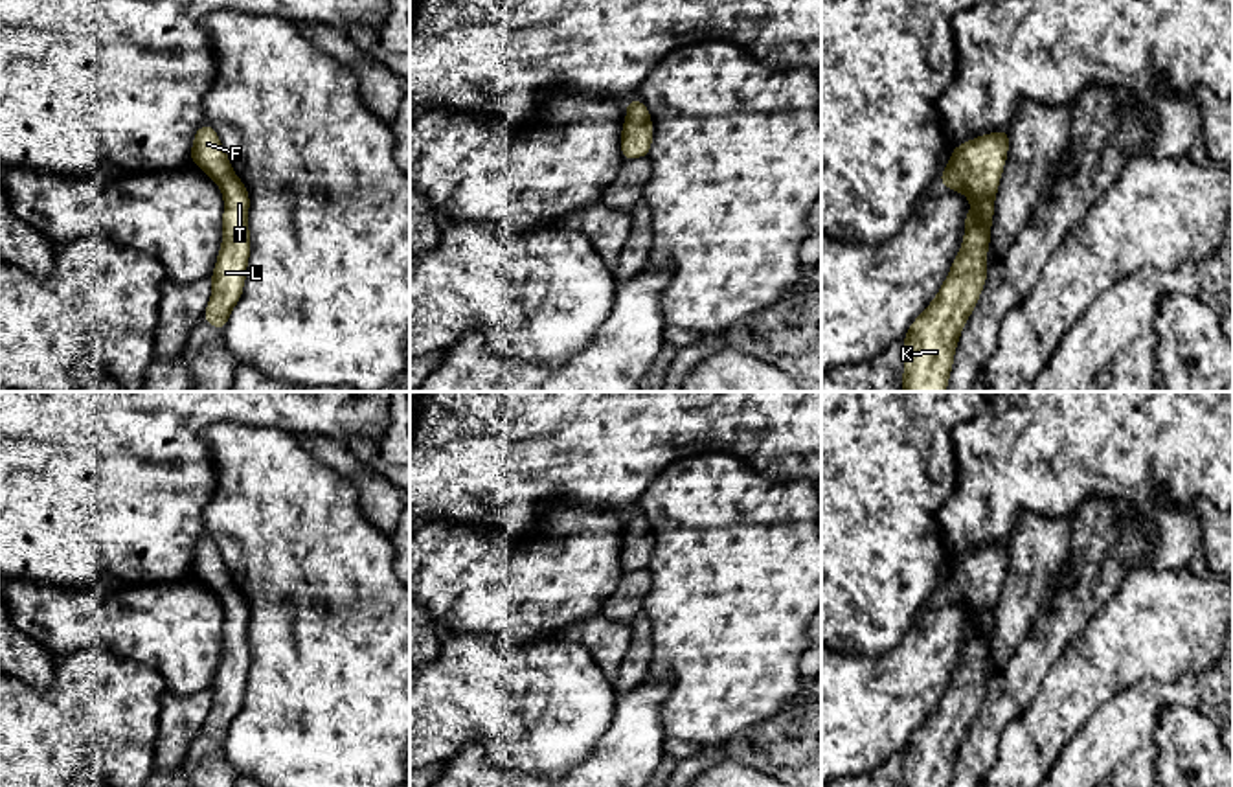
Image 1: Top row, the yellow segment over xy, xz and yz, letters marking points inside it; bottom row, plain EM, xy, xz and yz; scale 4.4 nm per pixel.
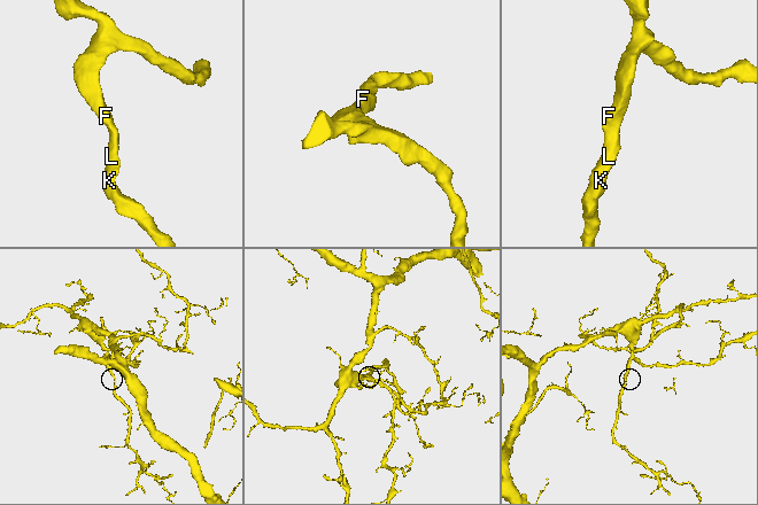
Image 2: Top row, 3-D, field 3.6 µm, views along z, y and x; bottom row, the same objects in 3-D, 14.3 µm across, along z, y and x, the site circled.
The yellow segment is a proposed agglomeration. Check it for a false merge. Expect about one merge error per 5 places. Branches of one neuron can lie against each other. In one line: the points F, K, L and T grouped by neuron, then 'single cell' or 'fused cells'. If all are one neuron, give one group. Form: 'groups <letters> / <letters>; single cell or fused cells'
groups F K L T; single cell

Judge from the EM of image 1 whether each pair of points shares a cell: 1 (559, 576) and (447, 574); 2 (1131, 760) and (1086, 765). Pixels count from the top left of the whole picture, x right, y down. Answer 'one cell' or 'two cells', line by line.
1: one cell
2: one cell

